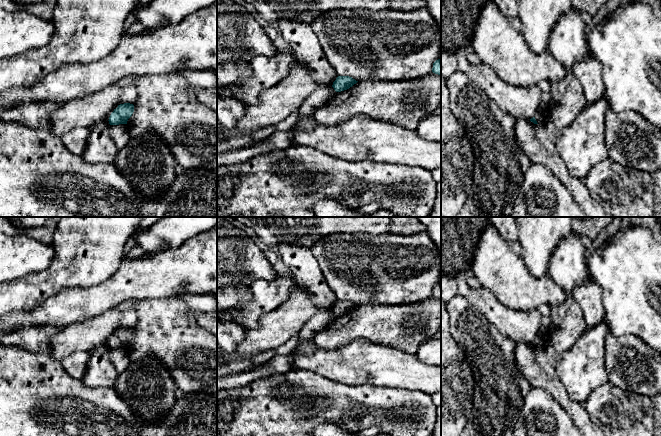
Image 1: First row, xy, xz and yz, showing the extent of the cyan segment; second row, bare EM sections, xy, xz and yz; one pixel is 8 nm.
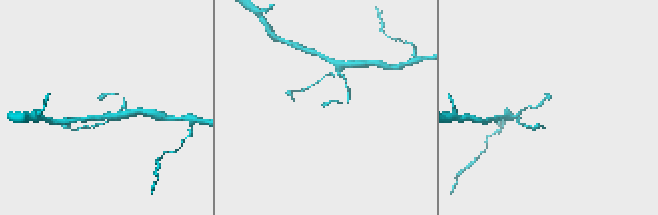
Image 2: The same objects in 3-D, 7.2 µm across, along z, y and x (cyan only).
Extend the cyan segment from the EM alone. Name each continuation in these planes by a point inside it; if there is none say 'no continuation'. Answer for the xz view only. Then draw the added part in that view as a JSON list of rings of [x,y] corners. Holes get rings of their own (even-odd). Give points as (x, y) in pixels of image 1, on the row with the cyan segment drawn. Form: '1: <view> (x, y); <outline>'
no continuation

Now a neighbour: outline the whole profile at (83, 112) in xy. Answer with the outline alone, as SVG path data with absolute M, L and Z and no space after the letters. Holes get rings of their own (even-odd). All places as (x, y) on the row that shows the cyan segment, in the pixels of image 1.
M112 84L92 95L61 104L50 114L49 132L61 138L72 129L89 128L94 123L109 119L120 105L121 89L120 86Z

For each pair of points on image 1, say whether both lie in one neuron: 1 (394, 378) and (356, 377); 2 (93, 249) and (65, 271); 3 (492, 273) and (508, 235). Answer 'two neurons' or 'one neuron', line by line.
1: one neuron
2: one neuron
3: two neurons

